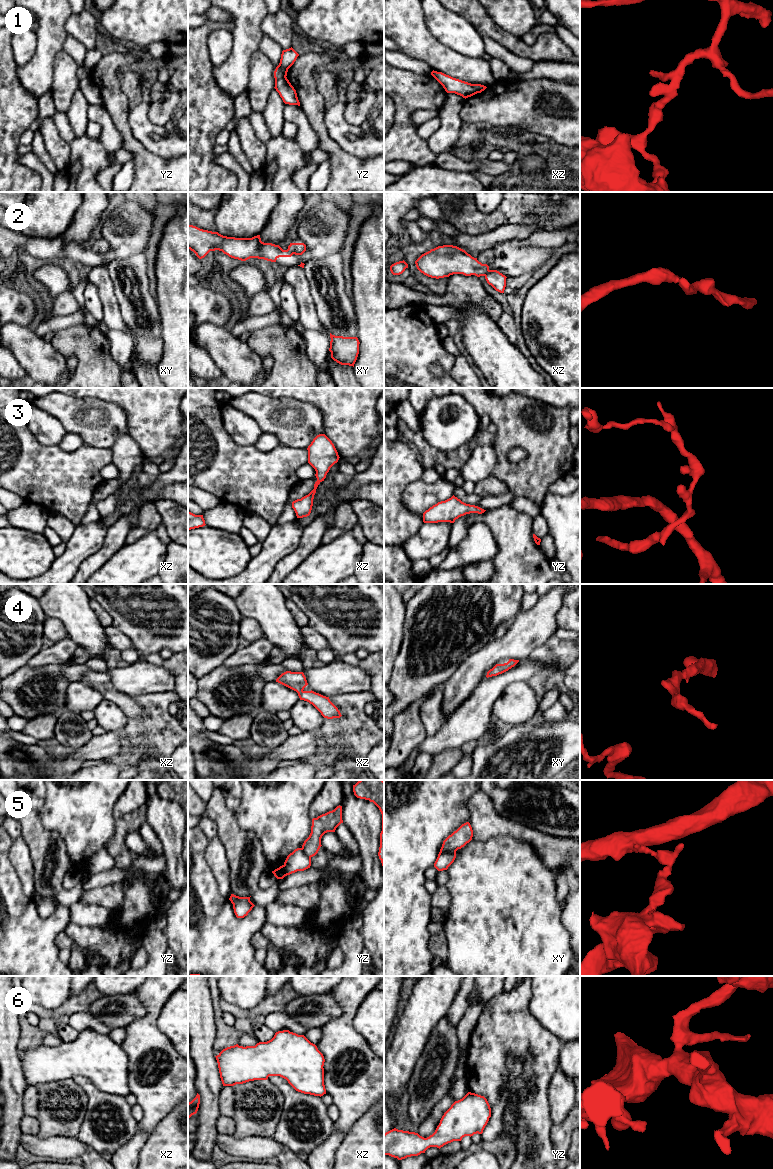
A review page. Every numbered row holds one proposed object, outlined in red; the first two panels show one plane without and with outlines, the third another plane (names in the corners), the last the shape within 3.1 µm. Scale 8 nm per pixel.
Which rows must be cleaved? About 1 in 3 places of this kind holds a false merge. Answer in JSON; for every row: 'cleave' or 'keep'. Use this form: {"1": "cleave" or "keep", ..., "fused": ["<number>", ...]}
{"1": "cleave", "2": "cleave", "3": "cleave", "4": "keep", "5": "cleave", "6": "keep", "fused": ["1", "2", "3", "5"]}

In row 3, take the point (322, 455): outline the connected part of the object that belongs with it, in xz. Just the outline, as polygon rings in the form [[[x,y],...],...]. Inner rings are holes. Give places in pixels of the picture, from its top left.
[[[319,434],[313,439],[307,450],[308,463],[315,469],[317,480],[324,481],[330,468],[340,458],[334,444],[325,434]]]

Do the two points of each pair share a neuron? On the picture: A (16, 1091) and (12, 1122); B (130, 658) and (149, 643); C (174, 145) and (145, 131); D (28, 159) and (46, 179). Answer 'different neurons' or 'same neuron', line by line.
A: same neuron
B: different neurons
C: same neuron
D: same neuron

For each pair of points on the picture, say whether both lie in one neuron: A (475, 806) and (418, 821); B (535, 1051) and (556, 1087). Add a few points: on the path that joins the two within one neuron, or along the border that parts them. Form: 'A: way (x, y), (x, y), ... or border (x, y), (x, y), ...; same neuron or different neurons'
A: border (479, 790), (466, 802), (468, 821); different neurons
B: border (558, 1066), (549, 1082), (547, 1101); different neurons

